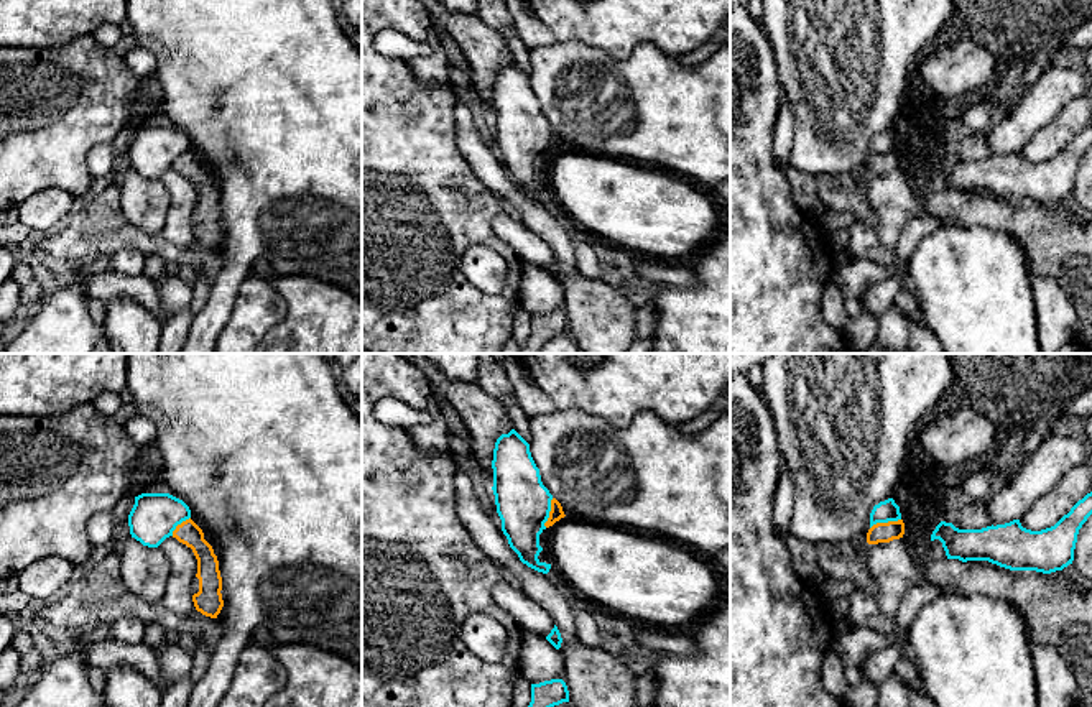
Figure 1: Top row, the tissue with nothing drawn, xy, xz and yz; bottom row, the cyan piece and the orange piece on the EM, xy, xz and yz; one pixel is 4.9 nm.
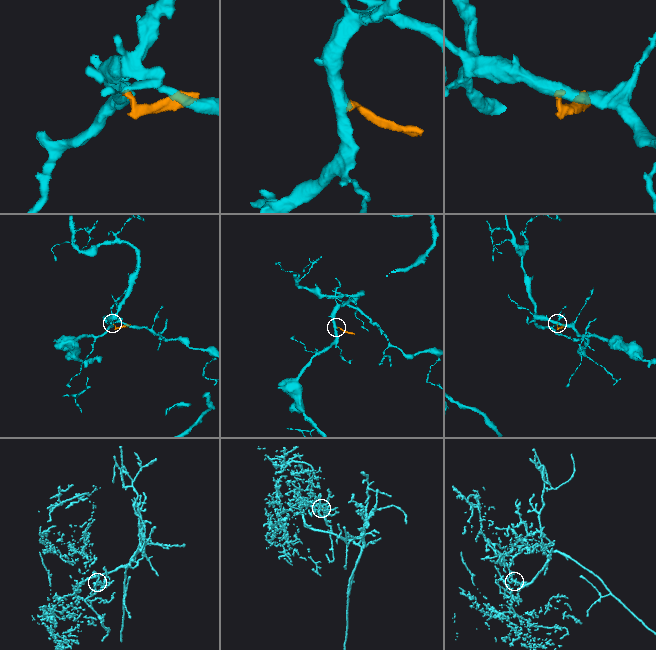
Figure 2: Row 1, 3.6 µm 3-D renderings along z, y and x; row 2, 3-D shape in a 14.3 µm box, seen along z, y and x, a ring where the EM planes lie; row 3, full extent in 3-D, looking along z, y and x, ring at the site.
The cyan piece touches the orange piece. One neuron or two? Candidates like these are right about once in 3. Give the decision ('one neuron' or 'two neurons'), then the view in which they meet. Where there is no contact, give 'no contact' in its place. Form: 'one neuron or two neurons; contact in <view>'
two neurons; contact in yz

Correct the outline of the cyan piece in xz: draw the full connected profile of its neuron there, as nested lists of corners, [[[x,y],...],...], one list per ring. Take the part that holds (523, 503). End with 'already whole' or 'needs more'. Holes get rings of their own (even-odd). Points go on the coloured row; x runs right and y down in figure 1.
[[[515,429],[497,439],[492,469],[497,513],[510,548],[523,564],[548,574],[551,564],[541,562],[538,556],[553,495],[541,482],[530,444]]]; already whole

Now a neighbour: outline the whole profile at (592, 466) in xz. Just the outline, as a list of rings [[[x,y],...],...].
[[[554,411],[551,414],[539,414],[530,419],[531,442],[530,452],[539,469],[541,482],[556,498],[566,516],[585,520],[595,524],[610,524],[638,529],[650,529],[702,557],[710,557],[722,549],[730,549],[730,413],[720,414],[704,431],[696,434],[681,432],[678,426],[663,421],[658,414],[643,411],[628,427],[615,427],[605,419],[582,411]]]

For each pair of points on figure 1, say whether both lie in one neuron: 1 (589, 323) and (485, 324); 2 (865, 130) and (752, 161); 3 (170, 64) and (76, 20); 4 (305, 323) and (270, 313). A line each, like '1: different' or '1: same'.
1: different
2: different
3: different
4: different

